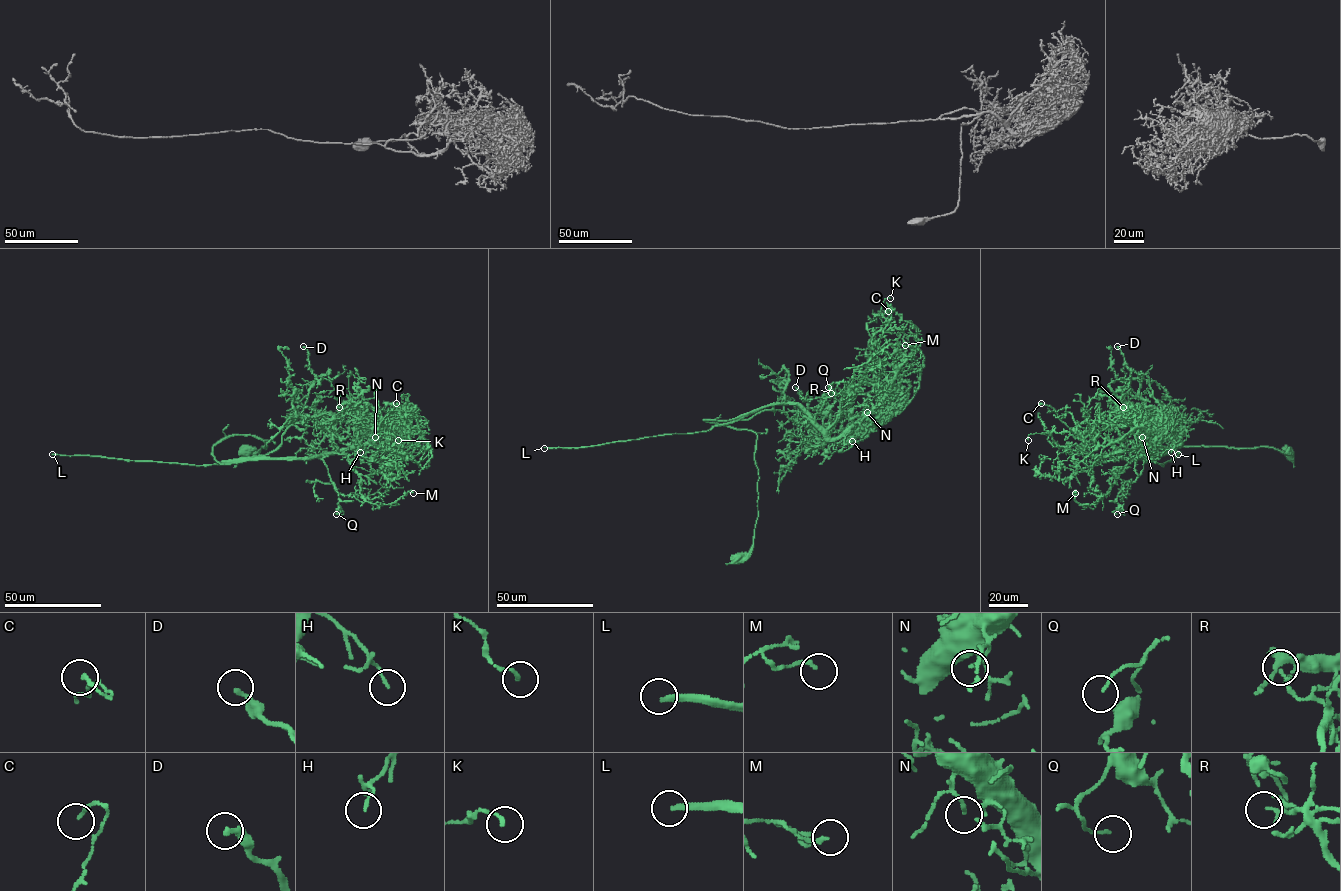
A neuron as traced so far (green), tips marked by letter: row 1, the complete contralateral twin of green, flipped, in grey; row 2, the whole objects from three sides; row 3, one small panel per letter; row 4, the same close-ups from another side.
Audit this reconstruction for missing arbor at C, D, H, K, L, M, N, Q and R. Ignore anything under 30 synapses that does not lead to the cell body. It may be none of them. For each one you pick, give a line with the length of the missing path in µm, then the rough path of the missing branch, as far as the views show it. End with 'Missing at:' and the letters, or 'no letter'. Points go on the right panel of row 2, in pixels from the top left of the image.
L: about 200 µm are missing; missing branch runs (1178, 454), (1166, 472), (1143, 466), (1142, 459), (1158, 444), (1158, 433), (1132, 411), (1142, 399)
Missing at: L

